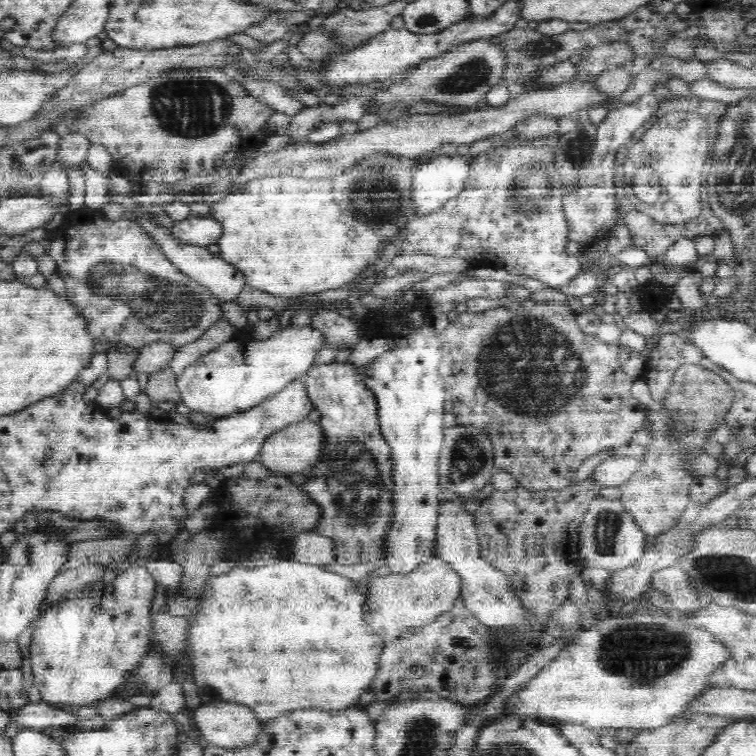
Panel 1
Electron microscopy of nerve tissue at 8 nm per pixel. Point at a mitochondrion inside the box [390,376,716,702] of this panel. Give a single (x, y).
(643, 653)

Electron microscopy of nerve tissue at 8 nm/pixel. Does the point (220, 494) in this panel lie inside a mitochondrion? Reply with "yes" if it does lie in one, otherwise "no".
no

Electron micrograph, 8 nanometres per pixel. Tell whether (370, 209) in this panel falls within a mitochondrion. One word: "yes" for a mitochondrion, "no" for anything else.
yes

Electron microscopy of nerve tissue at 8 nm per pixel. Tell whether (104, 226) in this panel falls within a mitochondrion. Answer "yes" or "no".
no

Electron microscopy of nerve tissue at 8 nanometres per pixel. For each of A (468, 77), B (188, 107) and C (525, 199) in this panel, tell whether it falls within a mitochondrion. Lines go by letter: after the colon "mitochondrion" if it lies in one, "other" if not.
A: mitochondrion
B: mitochondrion
C: mitochondrion

